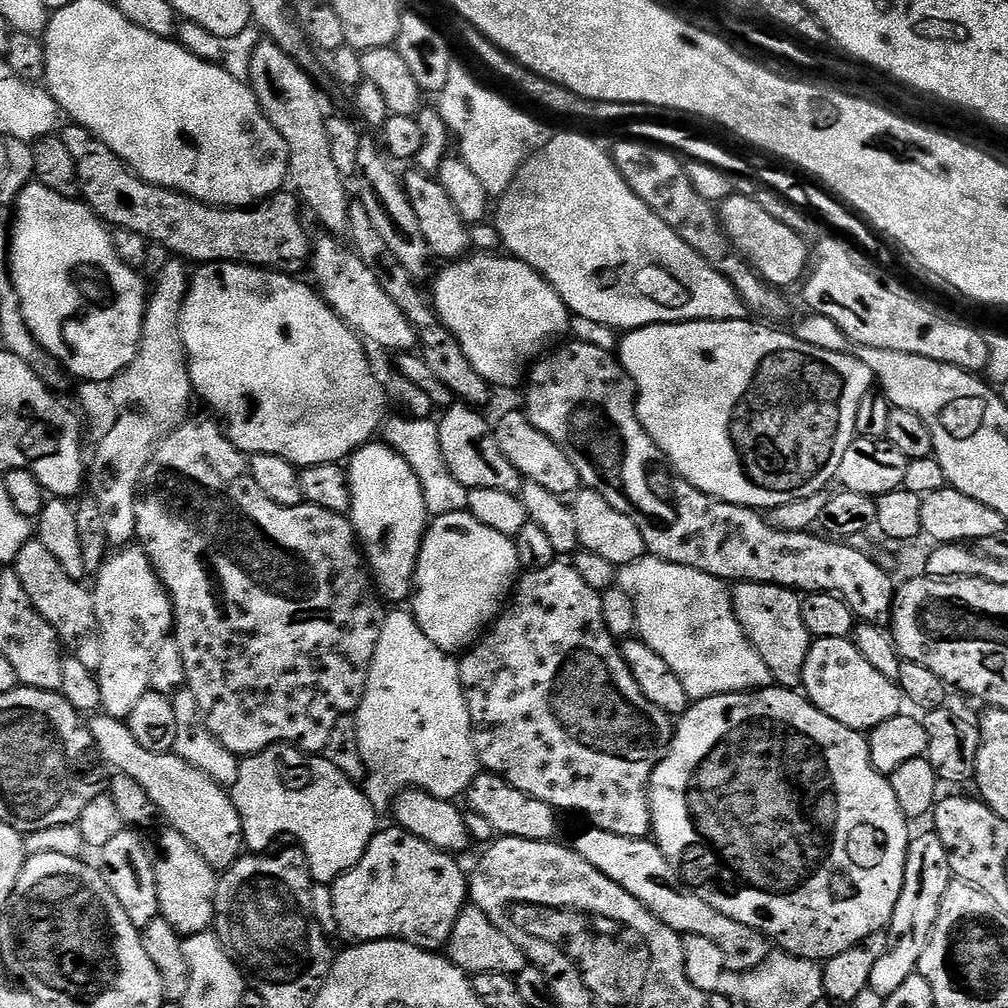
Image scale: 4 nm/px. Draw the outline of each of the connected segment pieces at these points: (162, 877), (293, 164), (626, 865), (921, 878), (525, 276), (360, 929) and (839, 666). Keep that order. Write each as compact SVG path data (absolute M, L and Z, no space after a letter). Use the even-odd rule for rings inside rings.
M123 774L113 777L110 794L114 798L114 806L118 806L118 814L122 814L125 829L140 835L142 846L146 846L146 854L150 858L150 866L154 866L160 916L184 938L209 931L216 919L217 869L210 867L194 845L168 824L164 813L154 806L154 802L150 802L146 790L142 790L134 778Z
M261 39L261 44L252 52L248 60L247 83L250 85L260 108L266 118L282 134L288 151L288 180L295 195L302 201L303 207L316 215L327 235L343 237L348 231L348 209L350 197L346 177L340 173L334 158L330 154L330 138L326 111L320 105L320 92L315 88L313 77L303 72L271 40Z
M589 827L574 843L574 850L590 866L594 866L606 878L618 882L622 890L626 890L638 902L642 902L666 926L670 926L684 936L701 936L710 938L718 950L722 950L725 969L729 973L743 974L758 966L768 956L770 941L758 930L750 926L742 926L742 922L734 922L734 918L726 918L726 914L718 914L691 888L685 886L680 875L666 862L662 850L655 839L626 838L622 834L610 834L601 828Z
M928 830L921 836L911 837L906 854L906 874L902 894L898 898L898 906L894 906L892 920L887 926L886 935L889 939L888 949L874 962L874 970L870 973L868 983L871 995L883 998L894 994L900 983L906 982L910 974L920 967L922 950L926 950L928 939L936 925L936 919L942 906L942 898L946 898L946 890L954 883L950 870L950 862L946 854L946 846L937 838L935 831Z
M477 251L445 263L444 269L437 274L436 281L435 276L431 281L430 303L443 324L455 332L458 346L462 346L466 358L470 358L470 366L474 366L474 370L482 374L486 383L495 387L497 384L500 388L516 388L523 380L525 383L530 362L545 351L543 348L555 336L569 331L570 313L562 298L545 282L543 276L539 276L533 268L526 266L526 262L517 260L511 254L500 255Z
M391 826L385 830L377 831L375 838L370 842L370 846L366 850L366 854L362 854L362 862L358 862L358 866L354 866L348 872L343 872L337 880L333 880L330 887L332 897L334 898L334 918L339 935L342 937L349 936L352 942L367 942L370 940L405 940L408 944L413 944L416 948L425 950L440 950L445 947L450 938L450 934L454 930L454 922L458 922L458 914L466 907L470 900L470 880L462 869L456 865L457 857L455 855L441 852L440 849L430 846L426 842L422 842L422 838L418 838L414 834L410 834L405 828L399 826Z
M848 638L813 639L804 663L802 692L814 707L822 710L822 714L861 734L901 715L903 708L900 707L906 704L899 683L886 678L886 674L878 674Z

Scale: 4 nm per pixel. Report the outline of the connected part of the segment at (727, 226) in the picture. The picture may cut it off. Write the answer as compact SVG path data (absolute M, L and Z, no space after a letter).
M737 194L730 195L719 204L718 215L733 248L769 284L784 290L787 289L787 284L794 283L796 279L799 281L809 271L810 248L804 245L807 244L805 237L790 230L790 226L782 226L782 222L770 218L770 214L762 210L762 206L756 199Z

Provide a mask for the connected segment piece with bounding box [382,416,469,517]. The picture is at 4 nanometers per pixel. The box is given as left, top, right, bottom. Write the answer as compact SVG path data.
M401 416L389 417L382 426L382 438L404 457L422 485L424 501L429 515L444 516L446 513L467 511L469 489L466 489L450 474L441 456L439 425L430 418Z

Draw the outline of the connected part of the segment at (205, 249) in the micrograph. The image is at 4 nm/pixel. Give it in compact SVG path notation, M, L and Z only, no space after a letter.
M69 123L67 127L68 129L63 129L62 135L66 142L66 150L70 150L78 168L83 203L87 204L105 225L113 229L134 230L146 237L149 242L166 246L166 250L173 257L183 258L196 266L239 262L248 264L251 268L267 268L289 274L300 274L303 268L305 271L312 255L313 241L310 236L308 240L308 232L300 221L301 201L291 191L281 190L275 196L262 200L251 208L213 208L210 204L183 196L180 192L173 192L171 188L146 182L123 160L119 160L100 139L90 134L90 130L74 123Z

